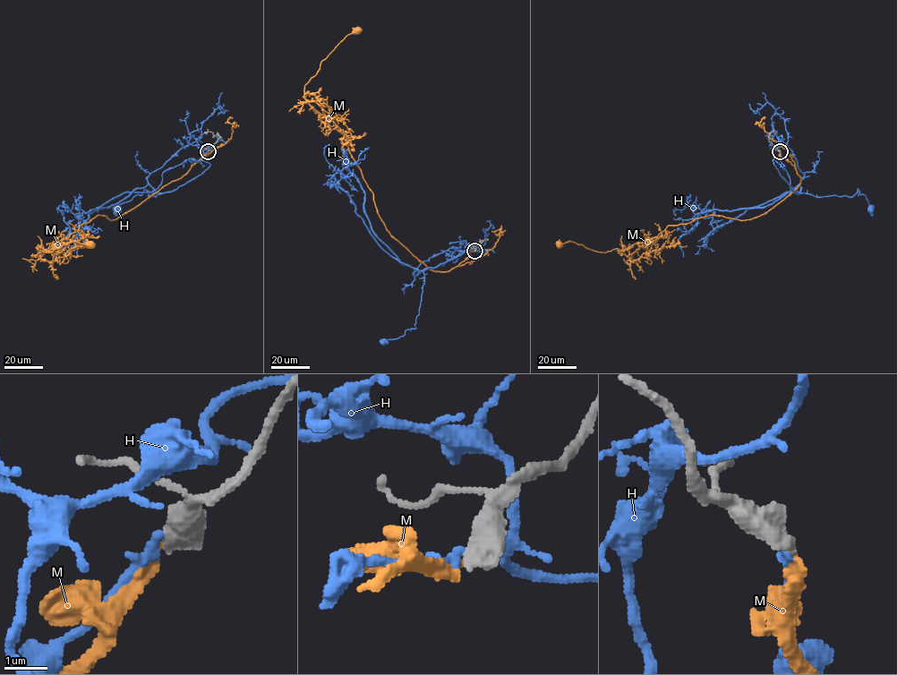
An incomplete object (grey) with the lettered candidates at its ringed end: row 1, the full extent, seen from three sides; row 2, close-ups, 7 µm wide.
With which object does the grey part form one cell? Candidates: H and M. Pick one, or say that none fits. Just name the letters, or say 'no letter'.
M

